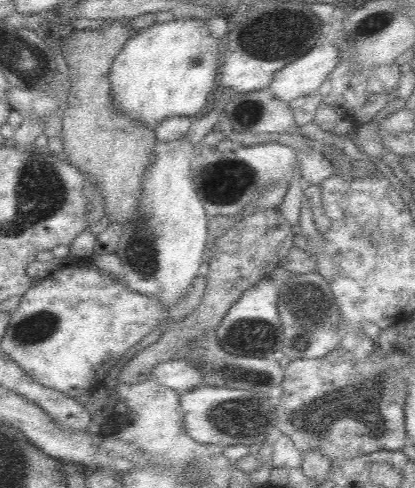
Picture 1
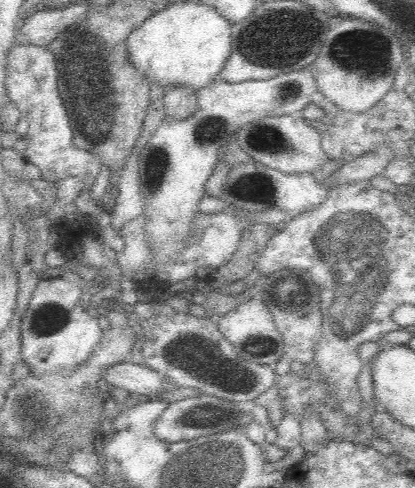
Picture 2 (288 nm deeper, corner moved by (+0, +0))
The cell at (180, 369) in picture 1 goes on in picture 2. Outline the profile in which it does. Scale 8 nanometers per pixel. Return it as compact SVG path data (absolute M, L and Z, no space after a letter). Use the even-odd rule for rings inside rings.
M122 362L116 366L110 366L104 374L102 384L110 384L112 388L122 388L126 392L130 392L130 396L148 396L148 398L156 398L162 388L172 388L172 384L168 384L162 376L158 376L156 370L148 368L148 366L136 366L132 362Z

